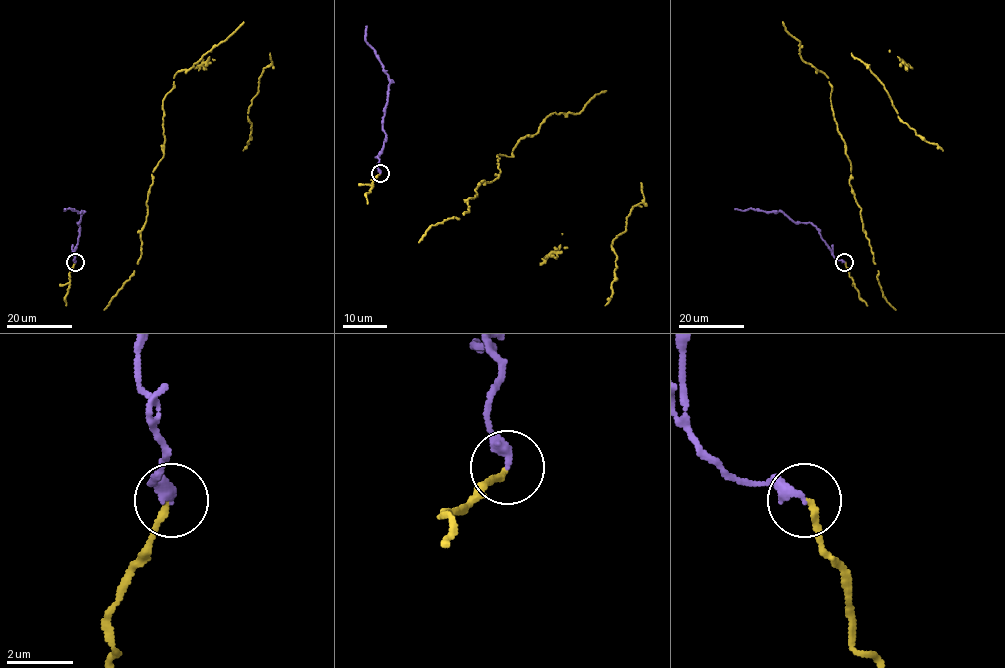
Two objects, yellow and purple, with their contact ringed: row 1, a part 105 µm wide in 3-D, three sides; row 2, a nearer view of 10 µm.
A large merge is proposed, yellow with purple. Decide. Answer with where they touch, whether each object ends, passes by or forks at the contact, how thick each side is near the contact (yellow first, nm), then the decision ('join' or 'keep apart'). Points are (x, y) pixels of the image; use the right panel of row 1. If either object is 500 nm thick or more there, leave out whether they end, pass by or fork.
(844, 262) | yellow ends | purple ends | 180/340 nm | join

